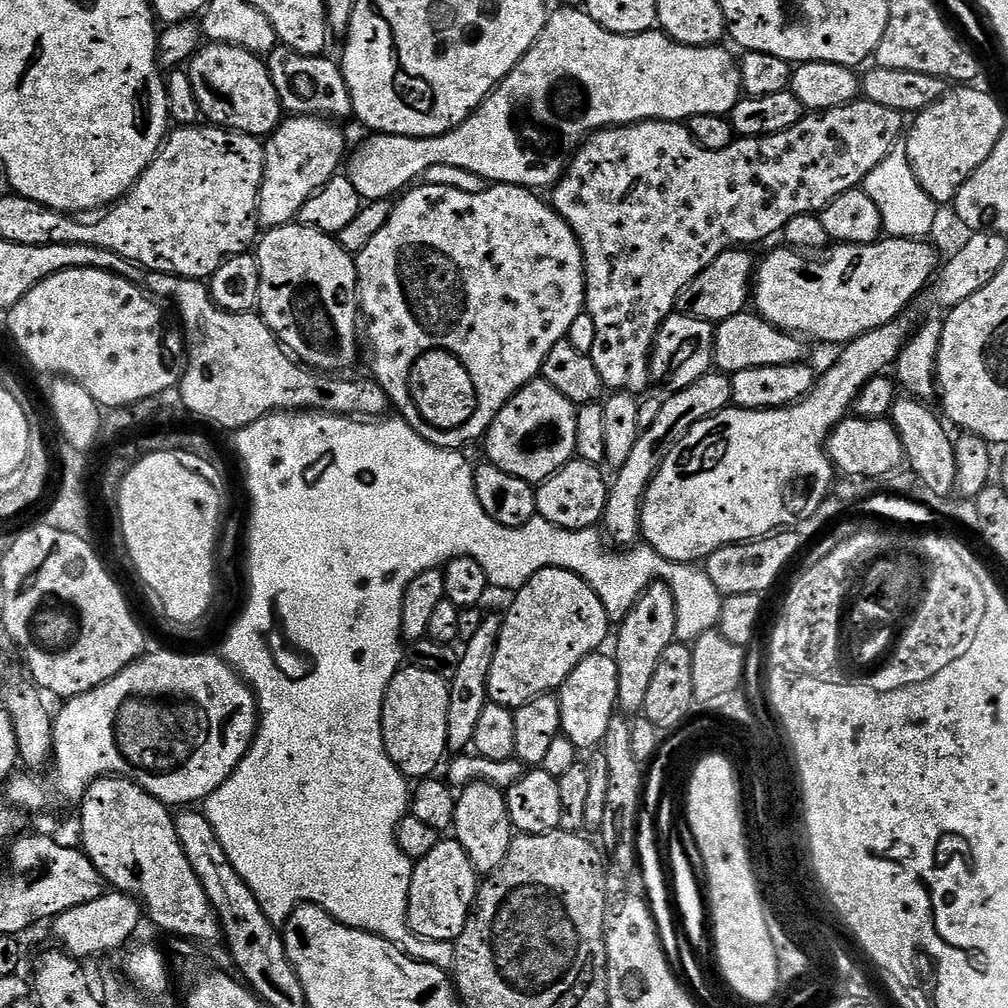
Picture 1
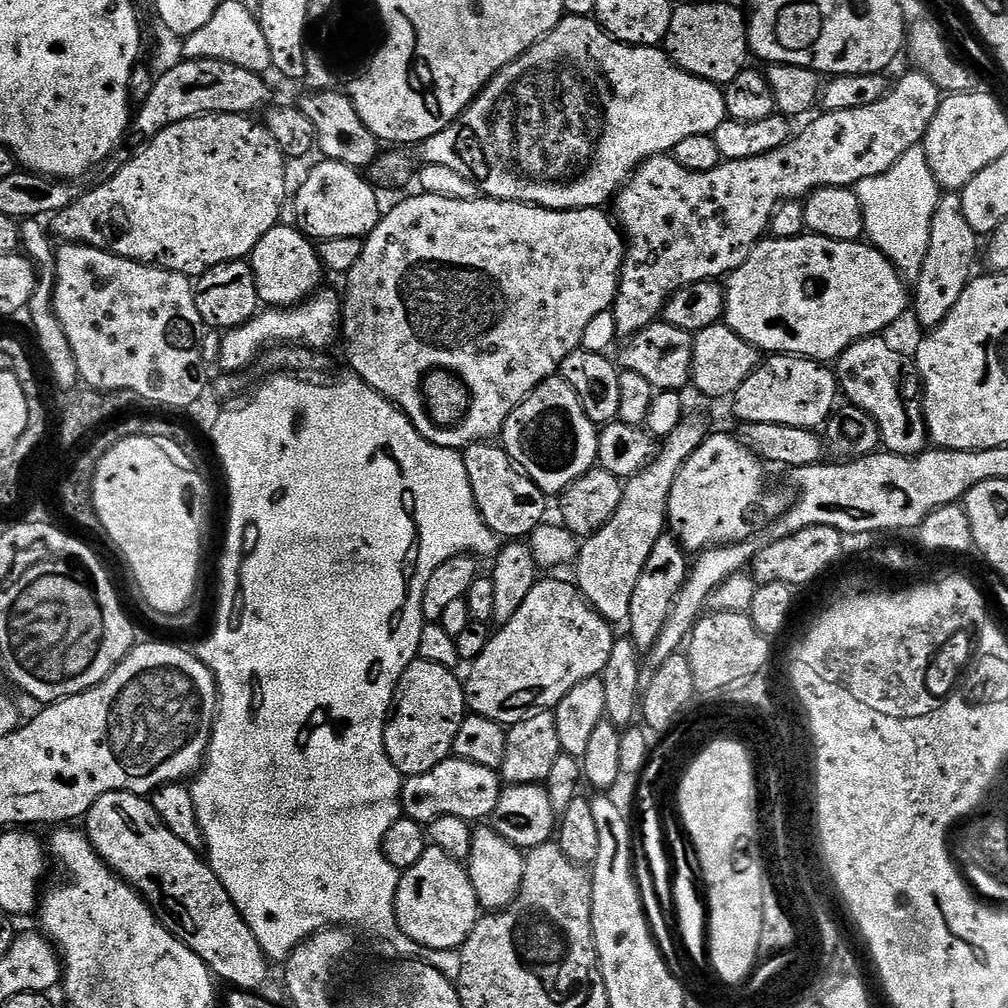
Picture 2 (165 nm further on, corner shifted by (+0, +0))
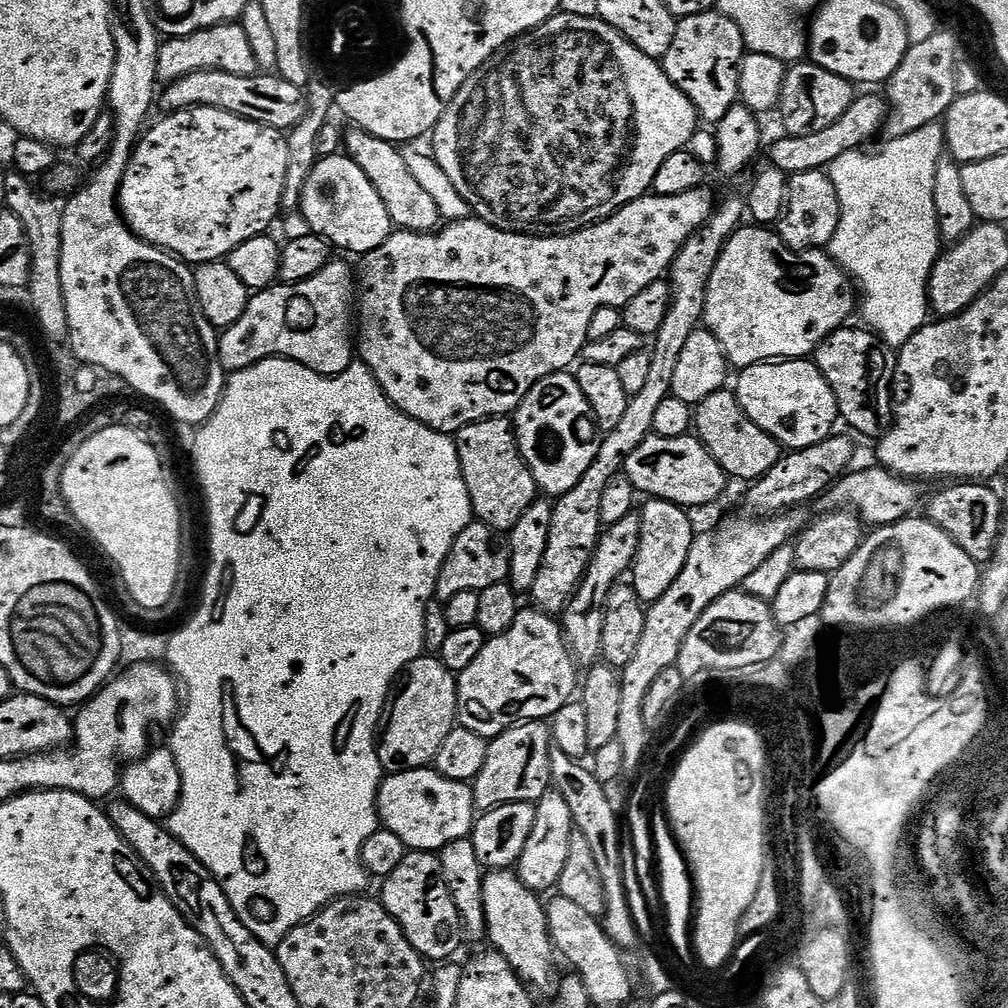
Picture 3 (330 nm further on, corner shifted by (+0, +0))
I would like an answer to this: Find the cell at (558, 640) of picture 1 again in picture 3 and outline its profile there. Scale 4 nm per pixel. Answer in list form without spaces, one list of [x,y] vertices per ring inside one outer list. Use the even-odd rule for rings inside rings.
[[[531,611],[517,612],[514,622],[510,622],[510,630],[485,639],[482,654],[478,654],[478,658],[474,658],[474,662],[459,673],[456,681],[456,719],[459,727],[474,730],[474,734],[485,738],[501,736],[513,724],[526,720],[547,721],[573,699],[578,688],[578,669],[568,652],[564,632],[549,613]]]

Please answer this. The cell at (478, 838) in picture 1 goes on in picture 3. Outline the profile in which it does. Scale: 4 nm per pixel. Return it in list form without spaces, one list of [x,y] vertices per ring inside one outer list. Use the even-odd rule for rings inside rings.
[[[492,870],[485,875],[484,885],[482,886],[482,902],[486,916],[487,939],[492,939],[491,947],[495,951],[502,953],[506,962],[516,972],[517,976],[524,981],[529,989],[544,988],[552,980],[552,956],[554,957],[554,947],[551,935],[548,932],[547,914],[545,905],[537,893],[531,892],[523,884],[512,870]]]

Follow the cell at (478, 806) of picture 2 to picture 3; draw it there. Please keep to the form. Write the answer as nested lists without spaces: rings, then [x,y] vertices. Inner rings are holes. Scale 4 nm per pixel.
[[[427,767],[385,775],[380,781],[380,789],[376,794],[376,814],[383,827],[398,834],[398,838],[402,838],[405,849],[436,854],[450,842],[471,837],[478,809],[472,801],[472,789],[465,781],[451,780]]]

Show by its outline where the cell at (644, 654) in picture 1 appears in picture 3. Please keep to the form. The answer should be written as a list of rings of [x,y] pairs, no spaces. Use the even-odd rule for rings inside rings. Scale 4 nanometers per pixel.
[[[655,498],[645,499],[643,504],[638,512],[640,541],[630,569],[630,583],[640,601],[647,606],[658,602],[658,598],[662,598],[662,594],[666,594],[666,590],[674,586],[674,578],[682,574],[682,566],[686,566],[686,554],[690,554],[694,531],[692,532],[692,520],[688,517],[691,515],[680,505]]]

